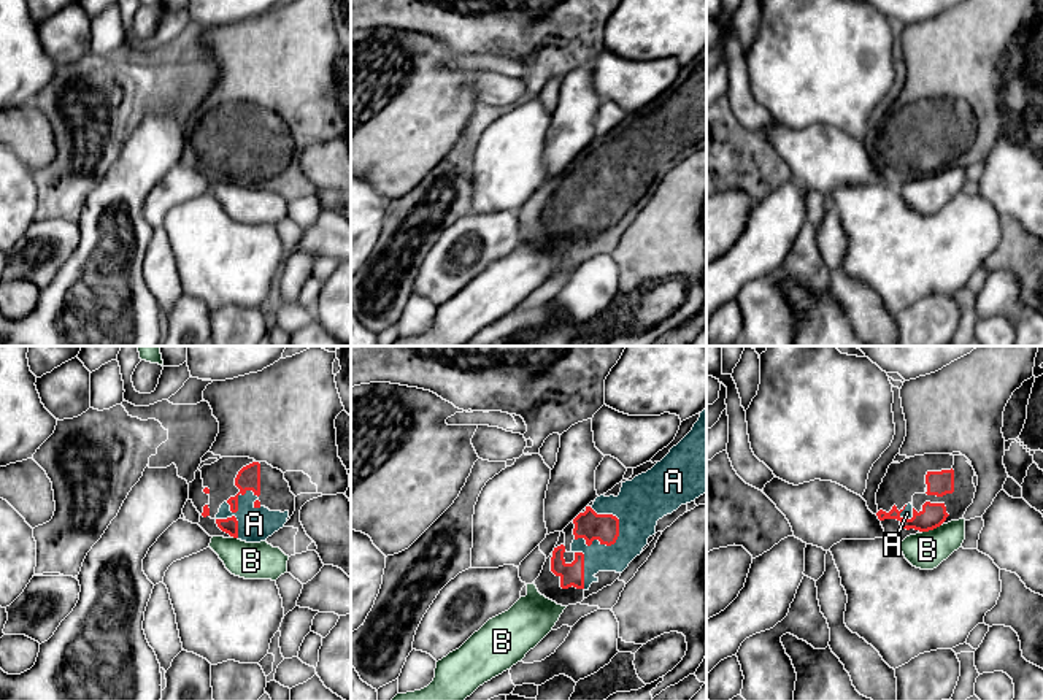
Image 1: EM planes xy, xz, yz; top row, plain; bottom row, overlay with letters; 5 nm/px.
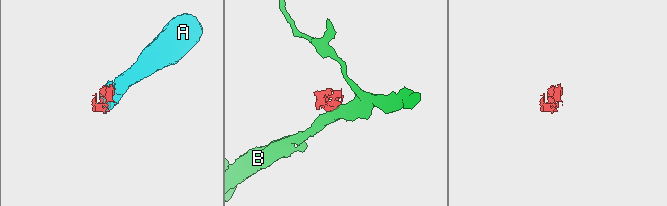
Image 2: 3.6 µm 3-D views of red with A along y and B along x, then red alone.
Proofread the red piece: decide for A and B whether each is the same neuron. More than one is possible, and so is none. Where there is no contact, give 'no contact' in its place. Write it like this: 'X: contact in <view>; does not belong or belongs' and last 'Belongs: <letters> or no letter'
A: contact in xy; belongs
B: contact in yz; does not belong
Belongs: A

